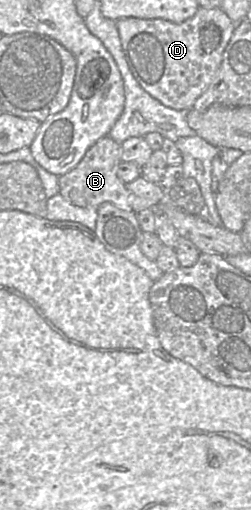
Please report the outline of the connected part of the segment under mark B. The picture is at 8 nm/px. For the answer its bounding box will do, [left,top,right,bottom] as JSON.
[59,135,160,213]

